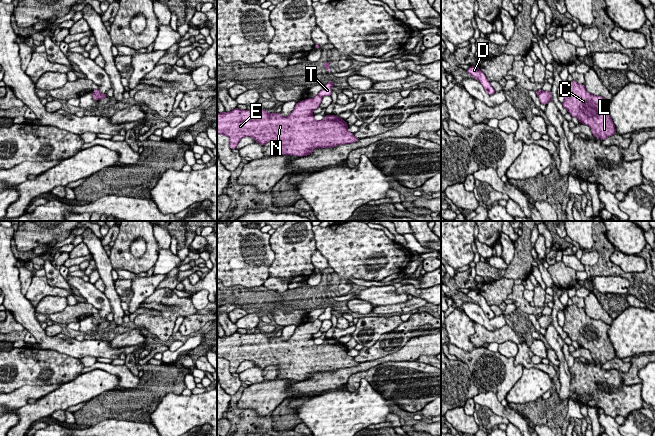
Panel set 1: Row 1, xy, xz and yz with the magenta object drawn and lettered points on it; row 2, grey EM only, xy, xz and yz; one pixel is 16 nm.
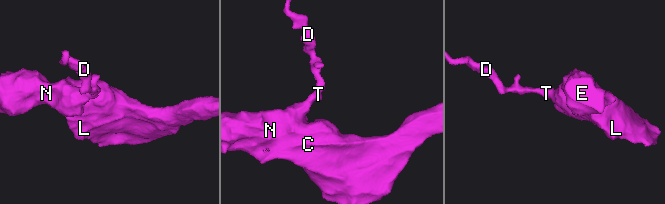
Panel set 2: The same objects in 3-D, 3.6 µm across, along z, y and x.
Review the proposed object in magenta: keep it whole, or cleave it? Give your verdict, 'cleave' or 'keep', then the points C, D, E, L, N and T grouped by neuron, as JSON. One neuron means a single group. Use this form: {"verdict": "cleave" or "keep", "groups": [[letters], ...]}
{"verdict": "cleave", "groups": [["C", "E", "L", "N"], ["D", "T"]]}

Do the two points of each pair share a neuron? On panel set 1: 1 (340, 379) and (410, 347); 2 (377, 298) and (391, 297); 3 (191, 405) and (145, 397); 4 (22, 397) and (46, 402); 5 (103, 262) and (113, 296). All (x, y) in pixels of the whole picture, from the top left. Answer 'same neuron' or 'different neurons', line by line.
1: same neuron
2: same neuron
3: different neurons
4: different neurons
5: same neuron

